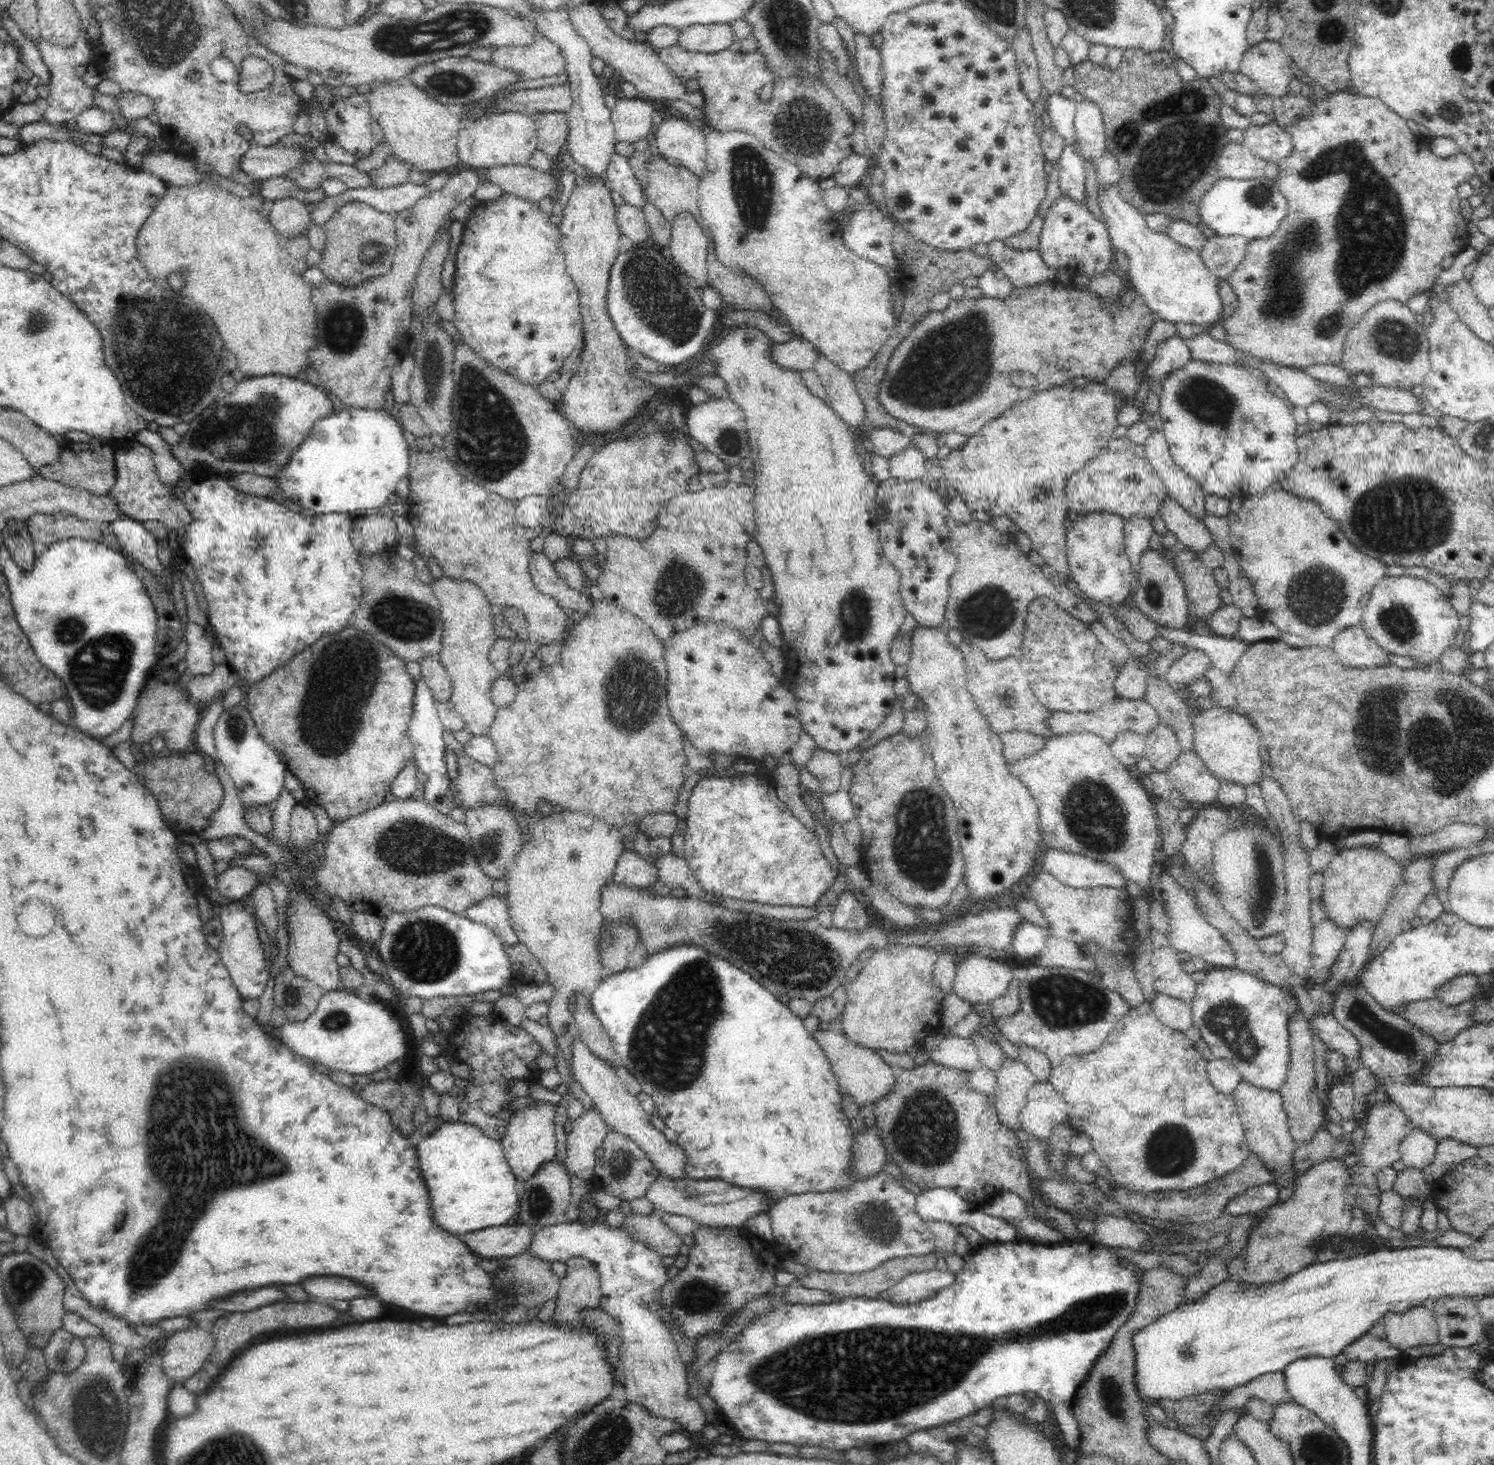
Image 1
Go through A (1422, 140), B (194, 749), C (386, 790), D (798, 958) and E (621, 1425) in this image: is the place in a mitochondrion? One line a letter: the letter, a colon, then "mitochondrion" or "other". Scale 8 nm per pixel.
A: other
B: other
C: other
D: mitochondrion
E: mitochondrion

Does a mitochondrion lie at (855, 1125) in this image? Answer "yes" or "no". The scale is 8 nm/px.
no

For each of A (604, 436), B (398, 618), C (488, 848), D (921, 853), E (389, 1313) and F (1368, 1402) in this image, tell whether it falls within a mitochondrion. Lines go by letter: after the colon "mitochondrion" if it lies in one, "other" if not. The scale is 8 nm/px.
A: other
B: mitochondrion
C: mitochondrion
D: mitochondrion
E: other
F: other

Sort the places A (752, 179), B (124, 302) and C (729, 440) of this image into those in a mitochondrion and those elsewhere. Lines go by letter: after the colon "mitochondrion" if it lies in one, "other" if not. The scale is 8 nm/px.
A: mitochondrion
B: other
C: mitochondrion

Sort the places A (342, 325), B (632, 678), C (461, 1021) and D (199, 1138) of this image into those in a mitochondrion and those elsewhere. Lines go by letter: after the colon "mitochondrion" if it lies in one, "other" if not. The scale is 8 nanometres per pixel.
A: mitochondrion
B: mitochondrion
C: other
D: mitochondrion

